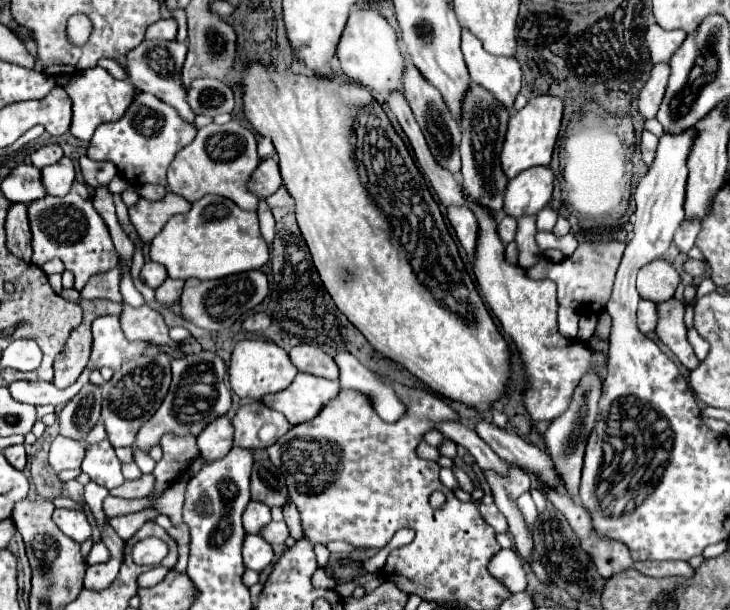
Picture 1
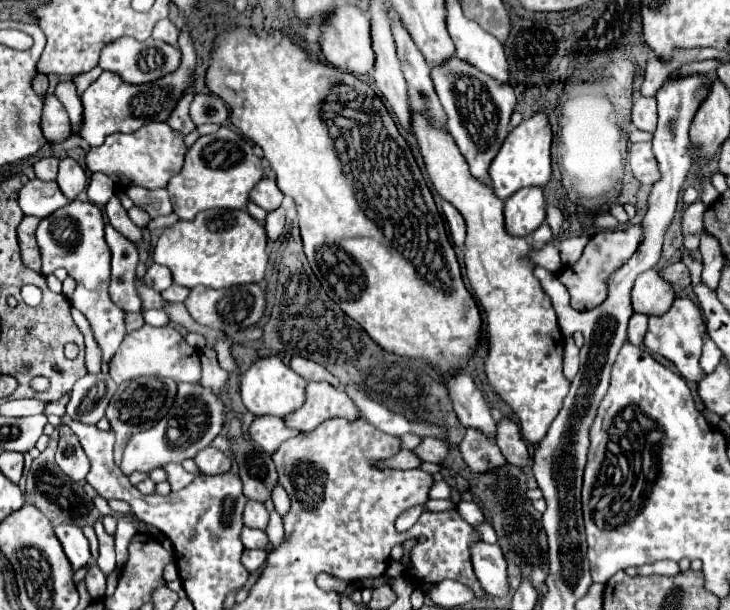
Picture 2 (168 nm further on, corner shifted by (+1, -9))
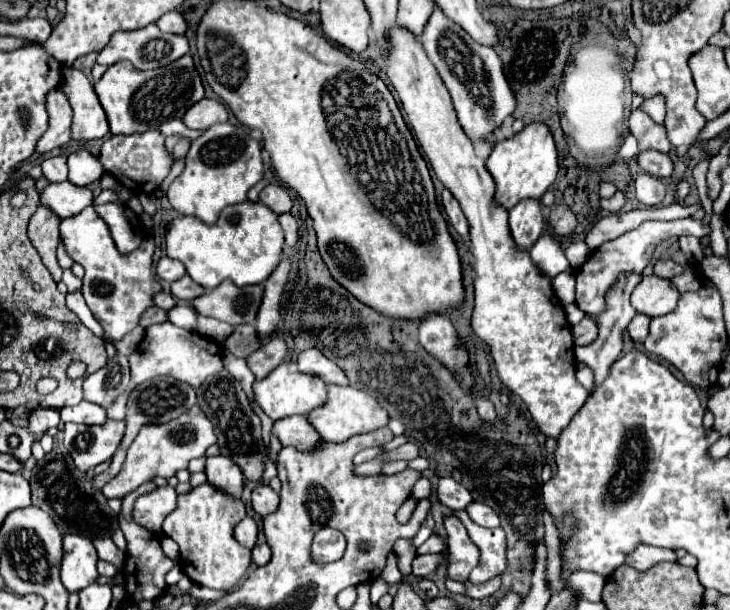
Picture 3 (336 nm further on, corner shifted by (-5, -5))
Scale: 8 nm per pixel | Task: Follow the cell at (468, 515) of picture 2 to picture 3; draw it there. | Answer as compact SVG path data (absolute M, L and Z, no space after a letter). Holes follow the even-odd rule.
M439 478L439 484L437 484L437 498L441 504L449 506L451 510L465 510L467 504L473 500L473 496L469 494L469 490L459 484L457 480L453 478Z

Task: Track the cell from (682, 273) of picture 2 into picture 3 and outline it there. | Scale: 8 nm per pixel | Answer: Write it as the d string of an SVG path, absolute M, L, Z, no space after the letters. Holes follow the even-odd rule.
M657 260L655 266L653 266L653 274L657 274L657 276L669 280L671 276L681 274L681 266L677 266L677 264L671 262L671 260Z

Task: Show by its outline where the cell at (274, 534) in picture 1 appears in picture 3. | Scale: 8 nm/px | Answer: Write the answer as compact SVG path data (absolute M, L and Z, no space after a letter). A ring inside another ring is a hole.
M243 518L237 526L235 526L235 530L233 530L233 536L237 538L237 542L241 544L241 546L245 546L245 548L253 548L255 546L255 542L257 542L257 524L255 524L255 520L253 518Z

